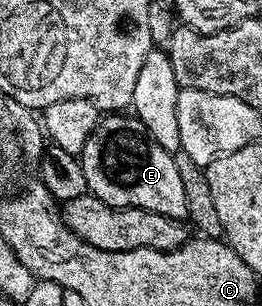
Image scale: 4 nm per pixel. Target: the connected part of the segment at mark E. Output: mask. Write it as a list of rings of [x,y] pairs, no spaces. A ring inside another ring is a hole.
[[[110,114],[99,119],[96,130],[92,130],[80,159],[87,189],[108,206],[143,208],[156,214],[164,214],[173,220],[187,219],[188,202],[184,202],[184,186],[180,182],[180,173],[176,171],[174,153],[164,150],[159,142],[154,141],[144,122],[138,120],[134,114]]]

